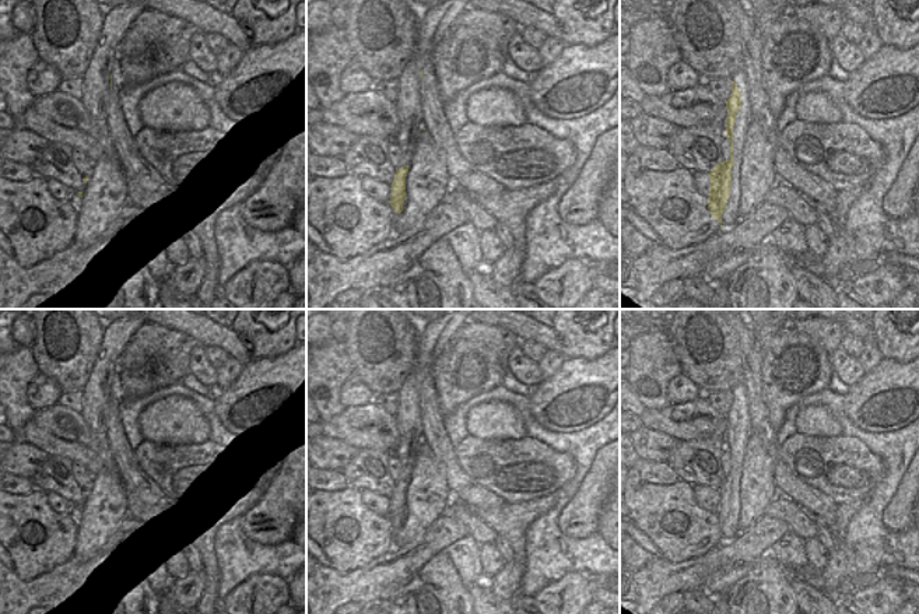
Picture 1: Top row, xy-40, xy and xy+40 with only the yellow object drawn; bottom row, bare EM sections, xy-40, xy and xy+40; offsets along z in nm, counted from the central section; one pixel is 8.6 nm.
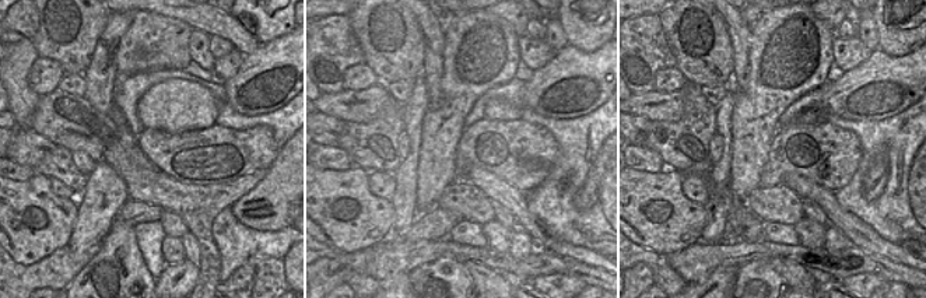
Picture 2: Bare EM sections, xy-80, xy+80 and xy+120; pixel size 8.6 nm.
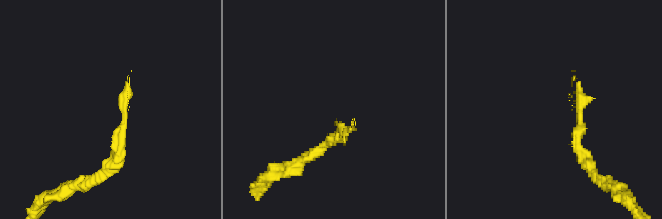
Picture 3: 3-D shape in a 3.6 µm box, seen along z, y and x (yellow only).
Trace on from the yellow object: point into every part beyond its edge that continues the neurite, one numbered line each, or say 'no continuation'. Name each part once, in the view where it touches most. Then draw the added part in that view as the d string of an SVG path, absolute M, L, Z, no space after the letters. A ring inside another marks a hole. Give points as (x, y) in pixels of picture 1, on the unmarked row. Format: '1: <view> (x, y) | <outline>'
1: xy+40 (718, 424) | M712 417L711 418L711 436L722 436L726 446L726 432L727 432L726 417Z

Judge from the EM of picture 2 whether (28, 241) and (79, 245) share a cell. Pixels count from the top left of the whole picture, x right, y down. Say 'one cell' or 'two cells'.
two cells

